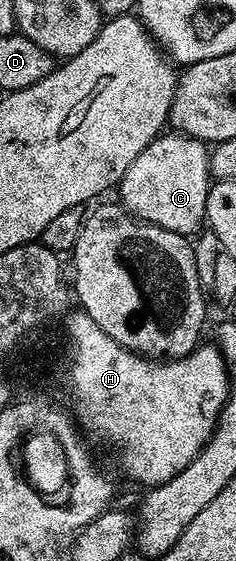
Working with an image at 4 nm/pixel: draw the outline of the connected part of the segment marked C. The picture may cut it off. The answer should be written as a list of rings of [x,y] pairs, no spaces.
[[[163,133],[128,165],[120,184],[120,203],[135,219],[168,229],[177,235],[194,237],[203,230],[210,192],[210,151],[201,139],[181,133]]]

